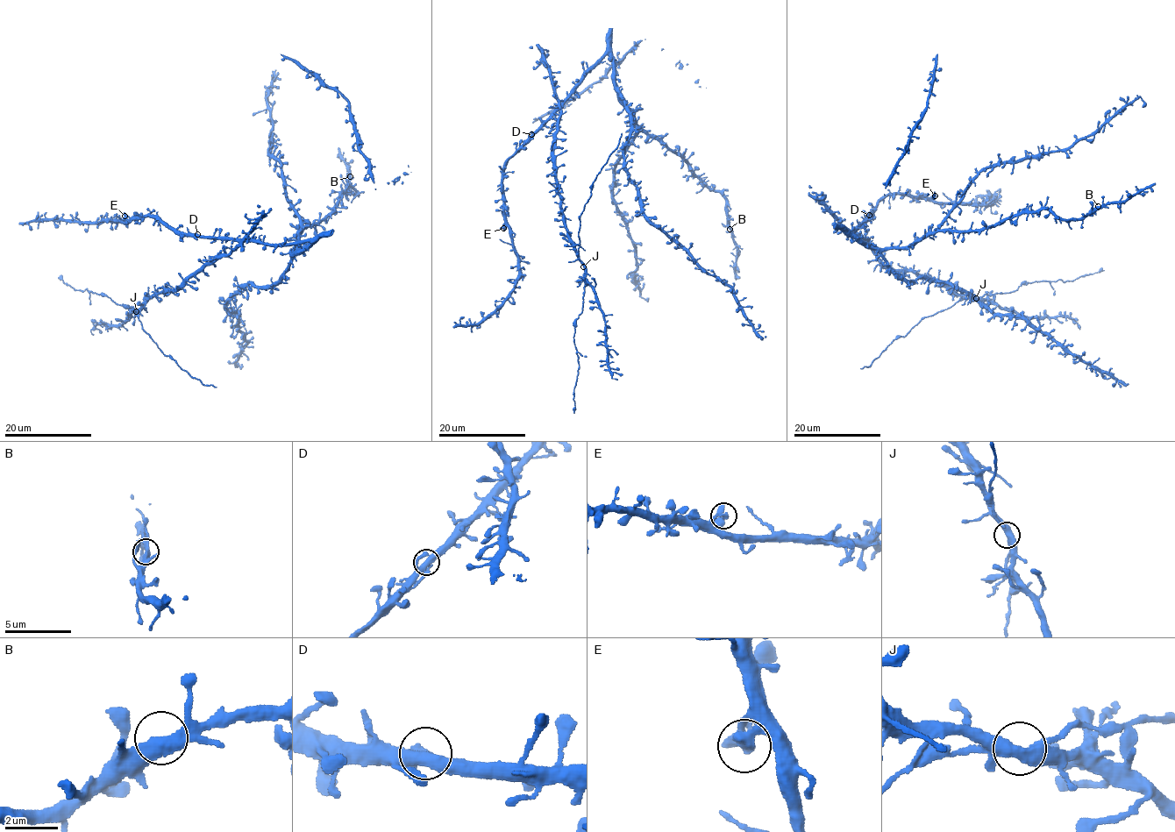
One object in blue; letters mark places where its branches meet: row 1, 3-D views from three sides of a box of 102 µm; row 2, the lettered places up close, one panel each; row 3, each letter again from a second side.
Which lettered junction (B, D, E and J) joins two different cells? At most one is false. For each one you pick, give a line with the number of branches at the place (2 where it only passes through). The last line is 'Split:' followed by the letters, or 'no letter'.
Split: no letter

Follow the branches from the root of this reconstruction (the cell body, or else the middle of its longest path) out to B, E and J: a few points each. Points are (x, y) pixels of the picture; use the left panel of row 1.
B: (281, 244), (305, 247), (290, 254), (304, 228), (333, 214), (350, 187), (355, 194), (350, 176)
E: (281, 244), (188, 236), (157, 218), (124, 216)
J: (281, 244), (241, 241), (231, 252), (213, 260), (174, 290), (163, 288), (153, 294), (137, 311)

